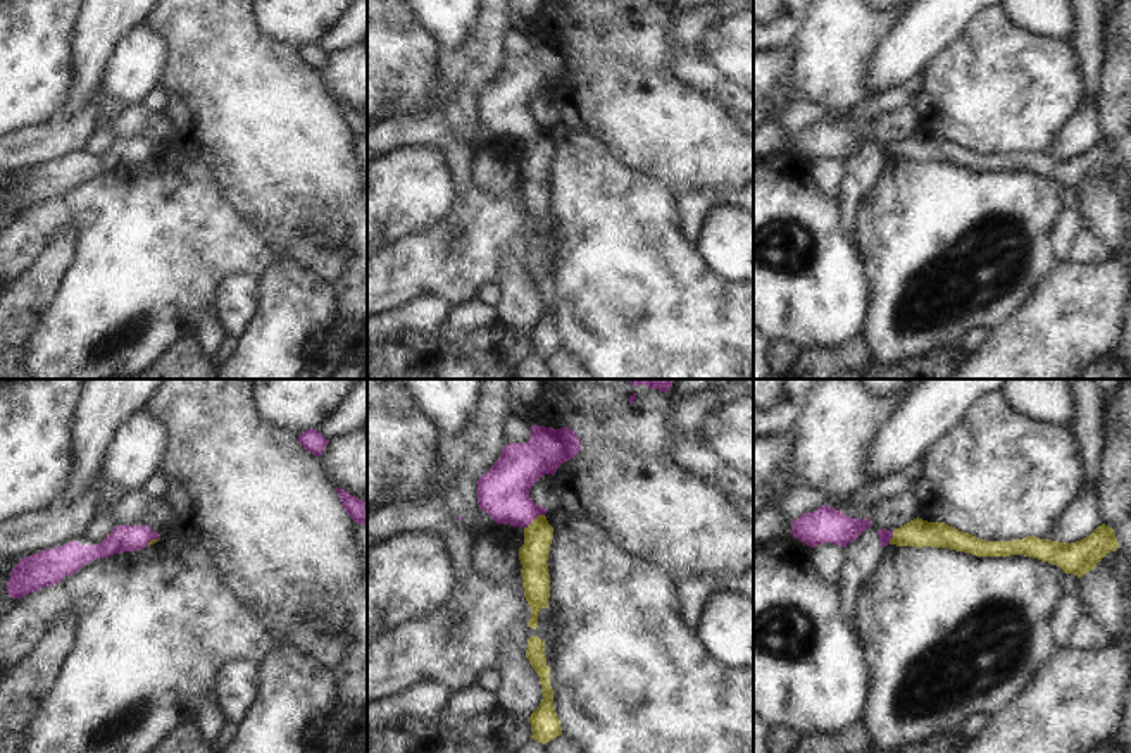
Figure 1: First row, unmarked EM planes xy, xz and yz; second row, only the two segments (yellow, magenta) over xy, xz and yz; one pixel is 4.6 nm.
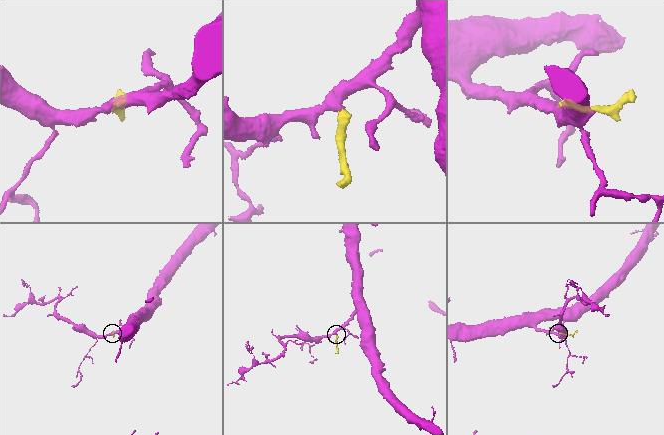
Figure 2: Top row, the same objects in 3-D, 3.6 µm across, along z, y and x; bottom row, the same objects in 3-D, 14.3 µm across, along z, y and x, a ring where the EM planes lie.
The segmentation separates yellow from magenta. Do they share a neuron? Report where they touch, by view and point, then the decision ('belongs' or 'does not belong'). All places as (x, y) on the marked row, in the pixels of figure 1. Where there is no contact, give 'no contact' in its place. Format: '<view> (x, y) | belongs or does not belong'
xz (535, 519) | belongs

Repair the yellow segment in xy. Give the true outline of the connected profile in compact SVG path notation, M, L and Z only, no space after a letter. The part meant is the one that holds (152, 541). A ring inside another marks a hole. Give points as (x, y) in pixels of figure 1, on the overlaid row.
M116 526L98 545L84 546L78 541L71 541L64 546L24 557L10 572L7 593L10 598L21 600L45 586L62 582L66 576L76 574L83 565L95 558L136 551L157 543L159 538L160 534L147 526Z

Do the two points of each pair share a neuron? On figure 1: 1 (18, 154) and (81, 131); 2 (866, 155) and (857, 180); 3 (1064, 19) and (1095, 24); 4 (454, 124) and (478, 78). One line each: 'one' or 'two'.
1: one
2: one
3: two
4: one

